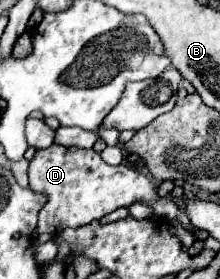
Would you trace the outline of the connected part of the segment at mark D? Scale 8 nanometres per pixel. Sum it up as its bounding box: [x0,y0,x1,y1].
[28,144,174,232]

